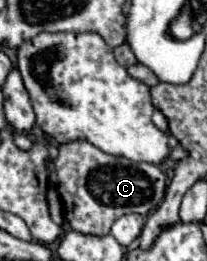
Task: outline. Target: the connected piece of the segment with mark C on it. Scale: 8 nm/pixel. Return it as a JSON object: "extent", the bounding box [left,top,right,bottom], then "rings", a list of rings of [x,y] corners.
{"extent":[57,140,167,236],"rings":[[[75,140],[59,146],[57,156],[57,190],[63,200],[67,224],[87,236],[105,236],[113,220],[125,214],[149,214],[165,196],[167,176],[159,166],[133,162],[123,156],[111,156],[87,140]]]}

